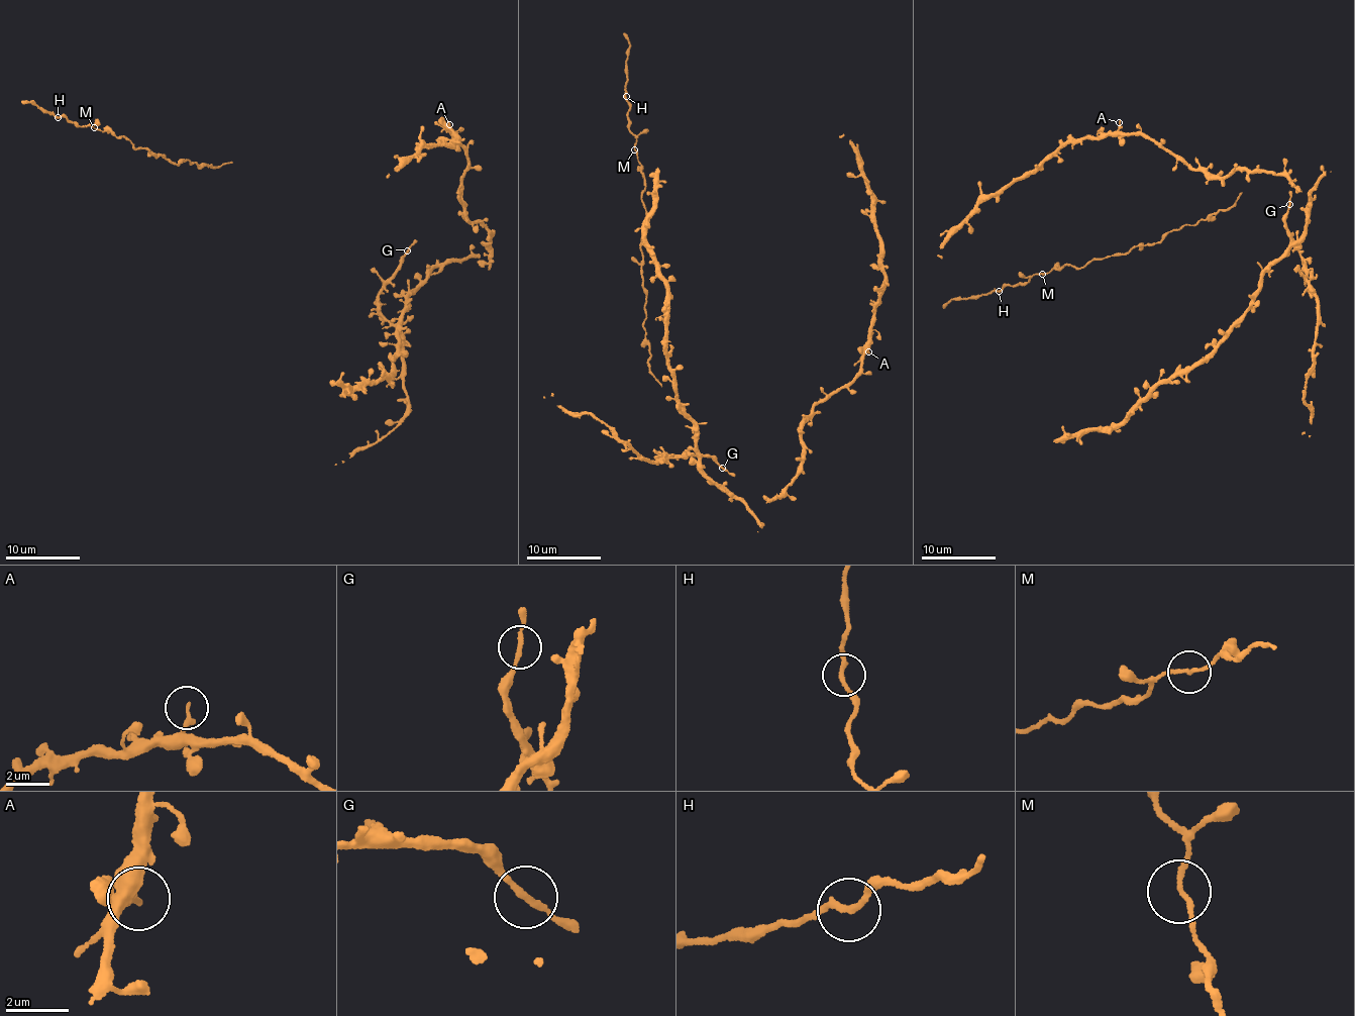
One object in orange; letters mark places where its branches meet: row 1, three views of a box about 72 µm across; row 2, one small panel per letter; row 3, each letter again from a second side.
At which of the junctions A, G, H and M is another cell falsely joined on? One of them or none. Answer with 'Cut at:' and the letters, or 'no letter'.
Cut at: no letter

